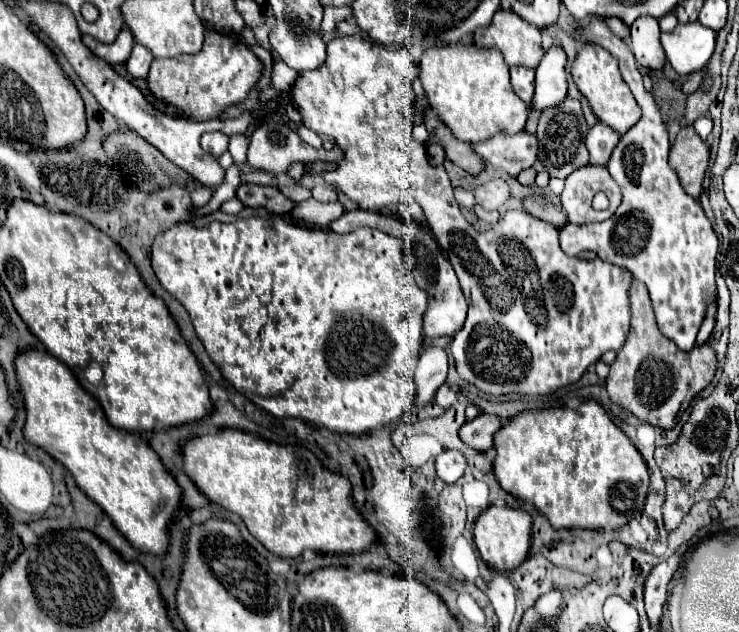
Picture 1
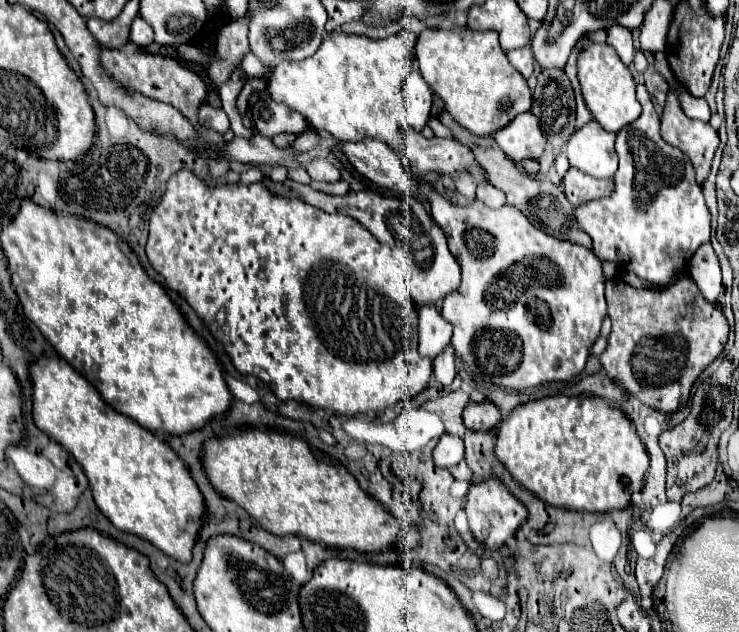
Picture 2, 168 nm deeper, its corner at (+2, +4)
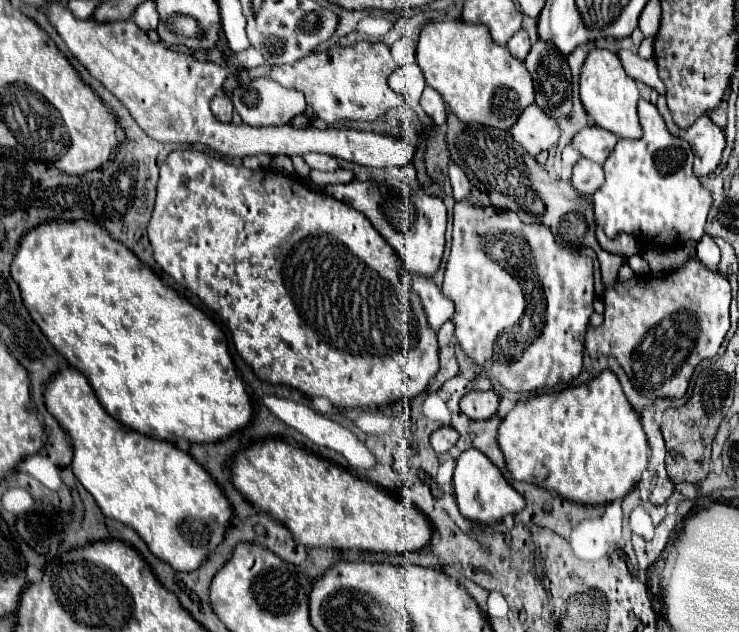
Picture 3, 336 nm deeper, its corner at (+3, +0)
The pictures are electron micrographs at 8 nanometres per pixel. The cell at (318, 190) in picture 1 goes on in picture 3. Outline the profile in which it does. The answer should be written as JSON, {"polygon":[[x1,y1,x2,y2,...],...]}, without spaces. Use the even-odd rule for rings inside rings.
{"polygon":[[309,152,303,156,303,160,309,164,311,170,321,170,321,172,335,172,339,168,337,160,333,156,327,154,317,154,317,152]]}

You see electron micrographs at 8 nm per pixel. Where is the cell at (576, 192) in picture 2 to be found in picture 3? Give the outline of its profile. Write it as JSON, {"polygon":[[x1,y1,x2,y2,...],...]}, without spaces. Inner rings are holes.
{"polygon":[[579,160,573,166,573,188,583,194,583,196,591,196,593,192,597,192,597,188,601,188,605,176,603,176,603,168,591,160]]}

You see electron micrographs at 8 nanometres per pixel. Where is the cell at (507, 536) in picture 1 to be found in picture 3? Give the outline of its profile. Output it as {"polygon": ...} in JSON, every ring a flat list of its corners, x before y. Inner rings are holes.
{"polygon":[[475,448,465,450,459,456,453,474,453,488,461,514,475,524,495,524,505,520,507,516,515,516,515,512,521,512,521,508,525,508,523,496,515,488,511,488,499,468,493,466,491,460]]}

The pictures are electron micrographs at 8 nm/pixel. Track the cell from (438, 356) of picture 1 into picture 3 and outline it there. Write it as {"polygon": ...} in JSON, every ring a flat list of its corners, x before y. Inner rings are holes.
{"polygon":[[411,276,411,286,421,298,429,328,437,334,441,330,441,324,445,324,445,320,451,320,453,302,443,296,443,292,435,286,435,282,431,278]]}

